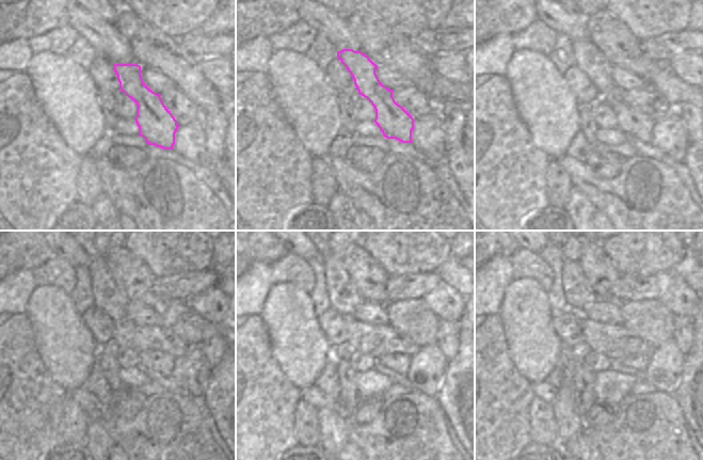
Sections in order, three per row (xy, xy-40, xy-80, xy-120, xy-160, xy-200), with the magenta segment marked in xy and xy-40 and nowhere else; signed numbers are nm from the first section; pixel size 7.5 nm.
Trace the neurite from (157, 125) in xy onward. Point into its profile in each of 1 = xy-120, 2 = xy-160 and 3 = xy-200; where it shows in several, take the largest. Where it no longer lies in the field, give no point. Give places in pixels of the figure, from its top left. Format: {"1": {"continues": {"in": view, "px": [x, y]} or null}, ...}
{"1": {"continues": {"in": "xy-120", "px": [107, 297]}}, "2": {"continues": {"in": "xy-160", "px": [344, 298]}}, "3": {"continues": {"in": "xy-200", "px": [578, 294]}}}

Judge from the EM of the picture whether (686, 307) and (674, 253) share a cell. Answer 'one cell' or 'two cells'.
two cells

